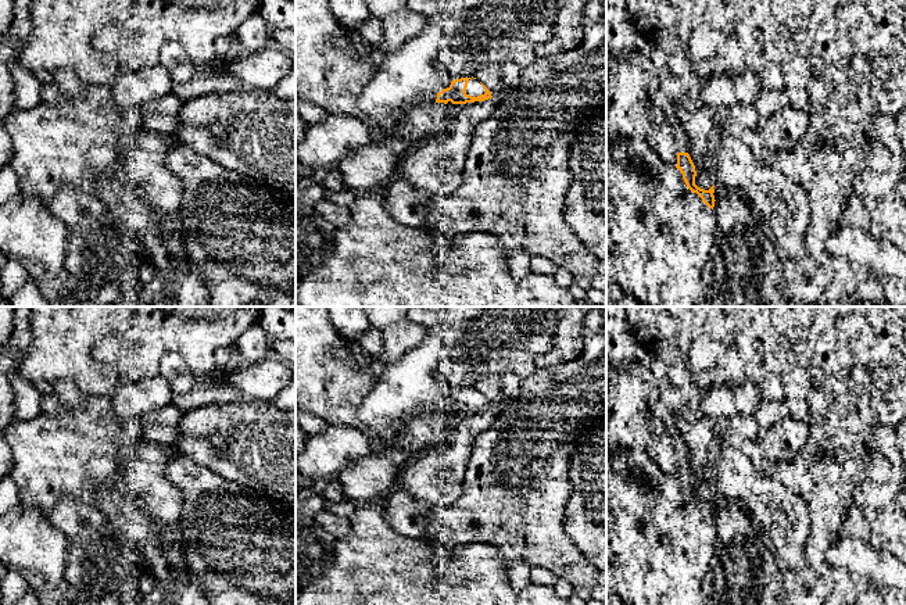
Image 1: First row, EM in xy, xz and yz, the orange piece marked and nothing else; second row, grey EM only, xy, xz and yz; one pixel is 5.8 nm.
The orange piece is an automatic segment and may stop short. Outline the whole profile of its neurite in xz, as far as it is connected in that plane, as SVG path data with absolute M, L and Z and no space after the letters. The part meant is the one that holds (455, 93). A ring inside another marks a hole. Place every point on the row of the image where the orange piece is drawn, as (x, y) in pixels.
M461 78L451 82L447 89L437 93L436 103L466 104L491 99L491 92L476 78Z

